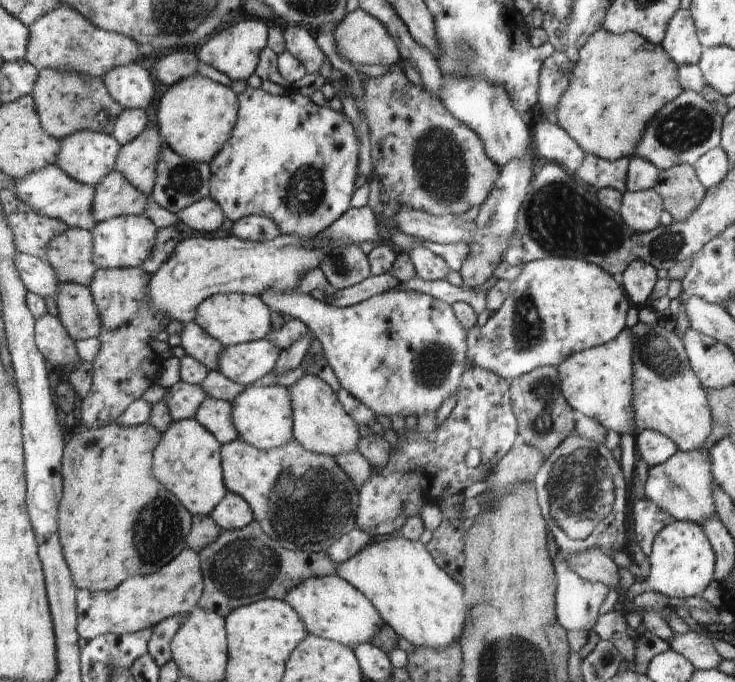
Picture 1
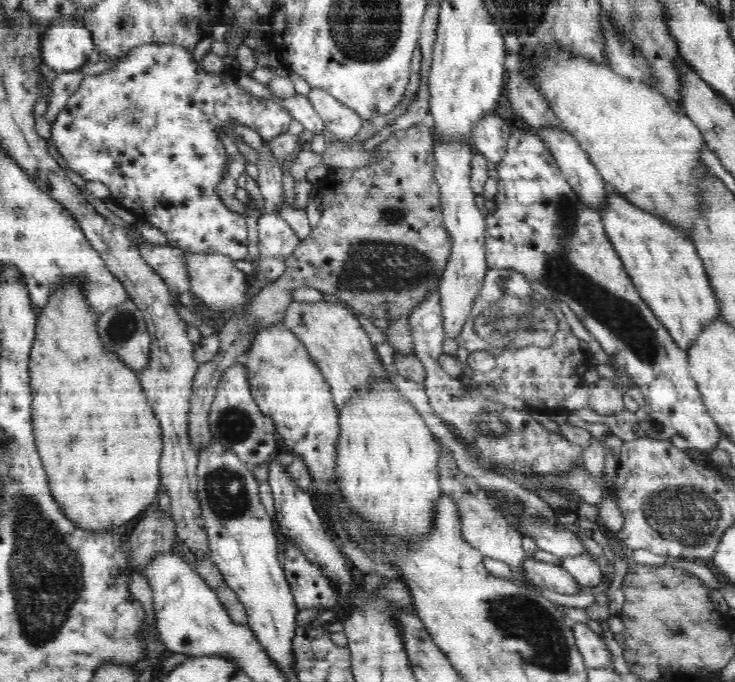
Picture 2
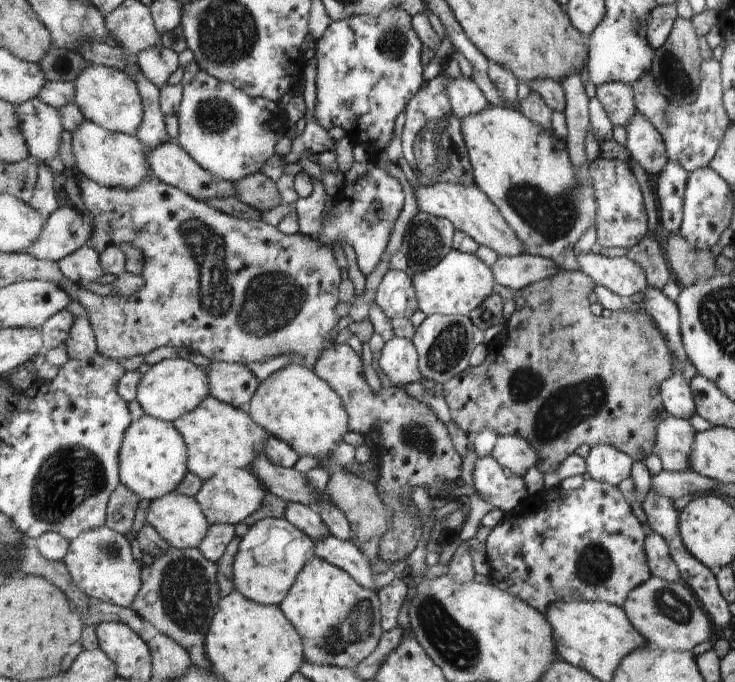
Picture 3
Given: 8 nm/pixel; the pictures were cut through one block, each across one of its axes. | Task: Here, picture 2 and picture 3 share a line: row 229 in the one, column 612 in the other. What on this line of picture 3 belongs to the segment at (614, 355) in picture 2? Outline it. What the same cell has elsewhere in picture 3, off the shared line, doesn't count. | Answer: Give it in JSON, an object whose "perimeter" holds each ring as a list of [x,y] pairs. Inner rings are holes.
{"perimeter":[[[591,477],[589,480],[585,480],[578,489],[568,490],[567,492],[560,487],[549,491],[544,490],[524,498],[511,511],[505,511],[502,520],[489,532],[485,541],[485,553],[491,564],[488,576],[490,581],[497,587],[503,588],[505,591],[508,591],[508,594],[515,595],[516,598],[523,599],[524,602],[528,603],[528,606],[535,607],[536,610],[541,611],[544,615],[546,615],[546,610],[549,609],[549,606],[554,605],[555,602],[600,601],[623,607],[631,594],[631,590],[638,588],[639,585],[643,585],[653,575],[650,568],[648,568],[647,558],[644,556],[644,538],[646,538],[646,530],[640,524],[640,520],[632,514],[632,508],[624,500],[622,492],[616,486],[606,482],[598,482]]]}

